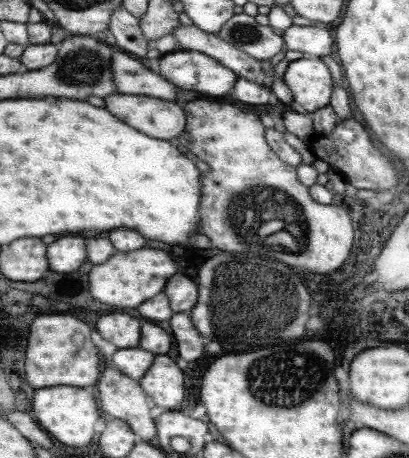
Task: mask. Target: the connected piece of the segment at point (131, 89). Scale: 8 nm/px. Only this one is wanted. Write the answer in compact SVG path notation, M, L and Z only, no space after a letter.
M126 50L114 53L112 69L118 92L122 94L144 94L160 96L162 100L176 100L176 85L142 66L135 55Z

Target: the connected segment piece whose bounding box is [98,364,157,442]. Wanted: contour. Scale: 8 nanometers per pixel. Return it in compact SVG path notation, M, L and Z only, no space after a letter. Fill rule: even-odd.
M110 364L98 386L101 406L109 419L122 419L129 422L137 436L150 442L157 434L153 411L155 401L144 392L136 380Z

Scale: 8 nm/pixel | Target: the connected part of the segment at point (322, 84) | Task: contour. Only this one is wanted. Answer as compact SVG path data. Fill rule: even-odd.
M304 56L301 59L290 61L283 80L292 91L295 104L300 104L309 114L331 104L331 96L333 94L330 70L319 57Z

